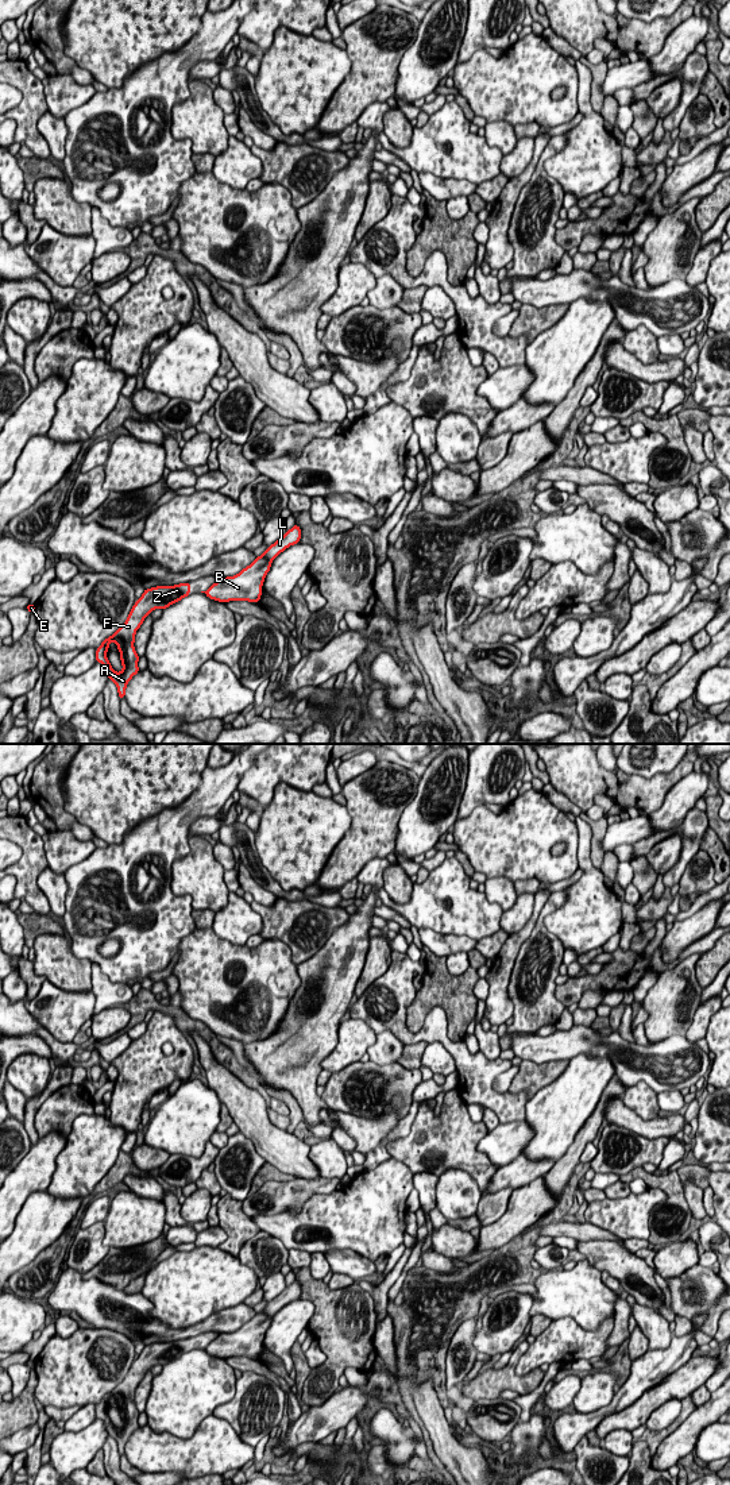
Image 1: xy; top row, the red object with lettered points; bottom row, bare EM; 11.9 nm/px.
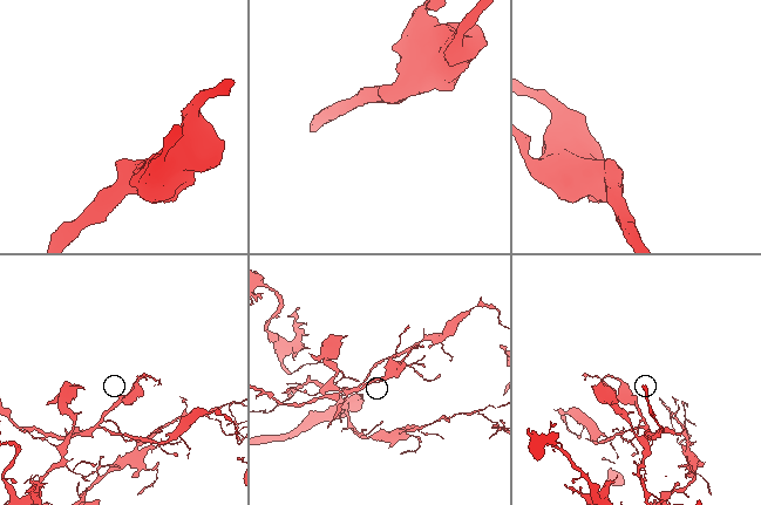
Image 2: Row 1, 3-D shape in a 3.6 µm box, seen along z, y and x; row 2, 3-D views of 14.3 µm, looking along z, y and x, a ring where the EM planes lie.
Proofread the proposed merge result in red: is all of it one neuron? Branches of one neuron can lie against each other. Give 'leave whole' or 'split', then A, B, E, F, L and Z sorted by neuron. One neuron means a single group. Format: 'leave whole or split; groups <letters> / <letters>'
split; groups A E F L Z / B

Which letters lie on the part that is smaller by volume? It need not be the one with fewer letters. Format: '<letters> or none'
B

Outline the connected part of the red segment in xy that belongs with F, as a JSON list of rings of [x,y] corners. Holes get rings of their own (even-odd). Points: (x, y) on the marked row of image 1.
[[[190,582],[146,589],[142,597],[134,603],[125,622],[112,636],[107,637],[99,648],[96,648],[96,662],[105,667],[108,679],[117,686],[120,699],[125,697],[128,682],[140,671],[138,667],[140,656],[134,647],[136,630],[152,610],[163,610],[188,595],[190,595]],[[112,641],[116,643],[120,652],[120,662],[123,666],[120,672],[116,672],[112,668],[107,657]]]

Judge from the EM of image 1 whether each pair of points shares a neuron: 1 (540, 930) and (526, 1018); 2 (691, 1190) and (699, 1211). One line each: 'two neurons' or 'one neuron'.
1: one neuron
2: one neuron

